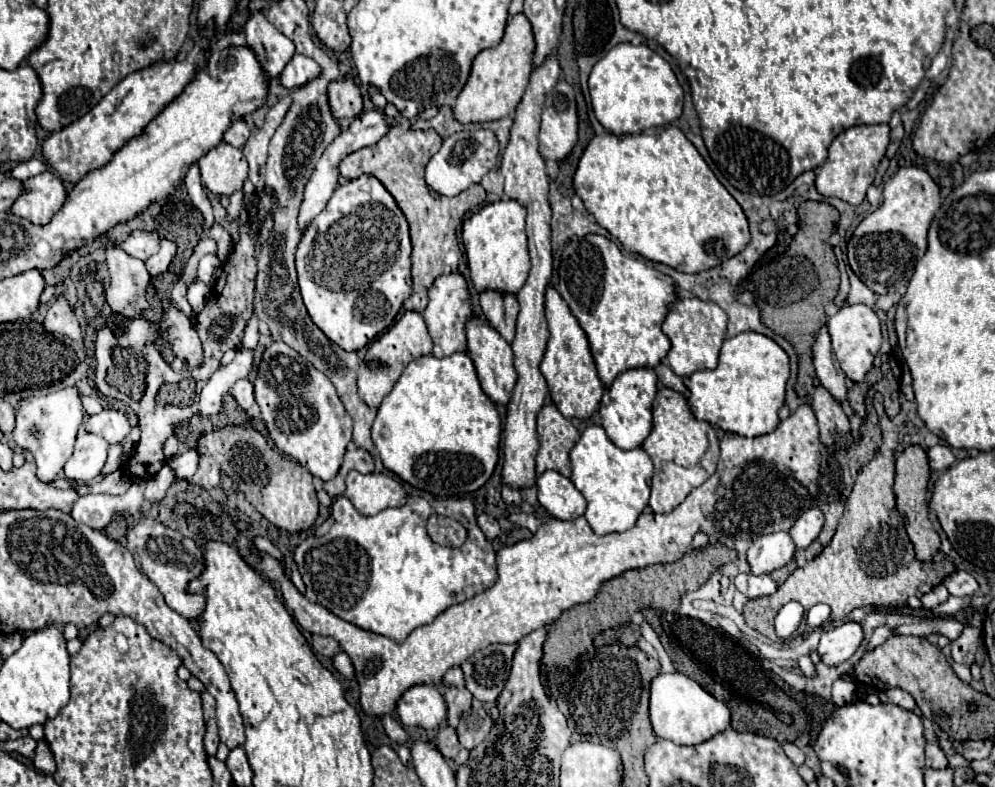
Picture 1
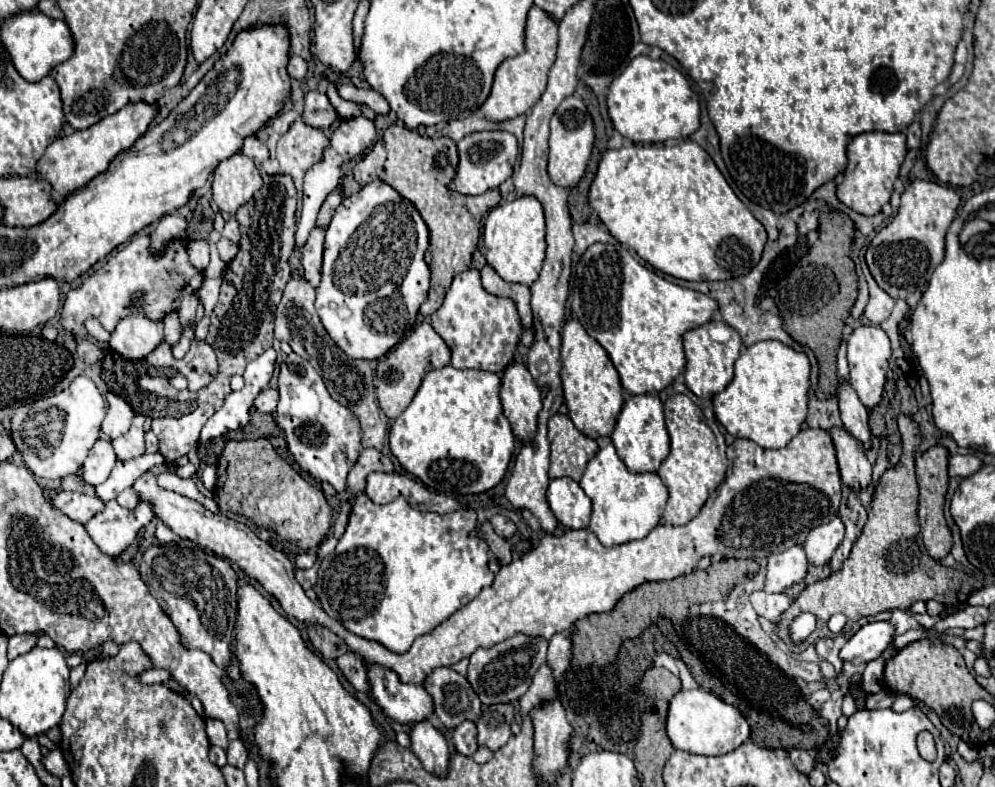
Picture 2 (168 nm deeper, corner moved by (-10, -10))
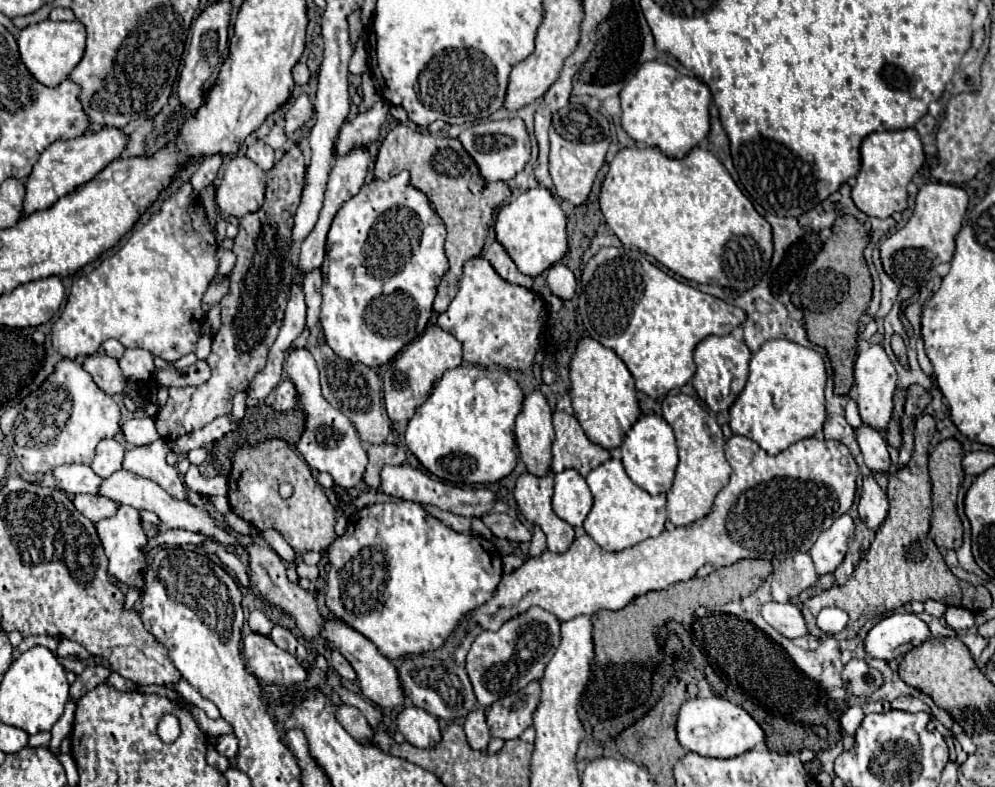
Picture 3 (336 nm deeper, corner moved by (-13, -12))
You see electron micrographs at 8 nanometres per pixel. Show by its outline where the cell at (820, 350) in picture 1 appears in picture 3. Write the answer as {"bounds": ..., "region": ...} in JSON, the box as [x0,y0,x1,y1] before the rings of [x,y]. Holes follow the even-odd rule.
{"bounds":[856,425,890,473],"region":[[[860,425],[856,429],[856,439],[864,455],[864,463],[872,473],[886,473],[890,467],[890,455],[886,451],[886,441],[880,431],[872,429],[870,425]]]}

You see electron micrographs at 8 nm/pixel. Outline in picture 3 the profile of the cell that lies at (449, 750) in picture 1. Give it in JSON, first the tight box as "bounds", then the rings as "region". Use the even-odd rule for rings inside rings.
{"bounds":[464,709,490,749],"region":[[[476,709],[472,711],[466,721],[464,721],[464,733],[468,737],[468,745],[472,749],[486,749],[488,741],[490,741],[490,733],[488,733],[488,727],[486,727],[486,717],[484,717],[484,711],[482,709]]]}

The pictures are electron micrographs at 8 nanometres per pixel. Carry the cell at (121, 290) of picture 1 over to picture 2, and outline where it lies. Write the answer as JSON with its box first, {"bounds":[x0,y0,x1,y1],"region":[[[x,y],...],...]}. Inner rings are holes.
{"bounds":[109,309,163,361],"region":[[[133,309],[129,317],[121,319],[117,329],[111,335],[109,347],[119,353],[123,359],[137,361],[145,359],[153,349],[163,343],[163,323],[153,323],[145,319],[141,311]]]}

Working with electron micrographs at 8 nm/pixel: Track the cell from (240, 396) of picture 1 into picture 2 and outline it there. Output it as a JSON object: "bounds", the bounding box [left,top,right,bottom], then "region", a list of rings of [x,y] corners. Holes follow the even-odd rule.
{"bounds":[255,387,279,413],"region":[[[267,387],[267,389],[261,391],[261,395],[257,397],[255,407],[257,407],[261,413],[275,413],[275,409],[277,409],[277,401],[279,401],[279,391]]]}

